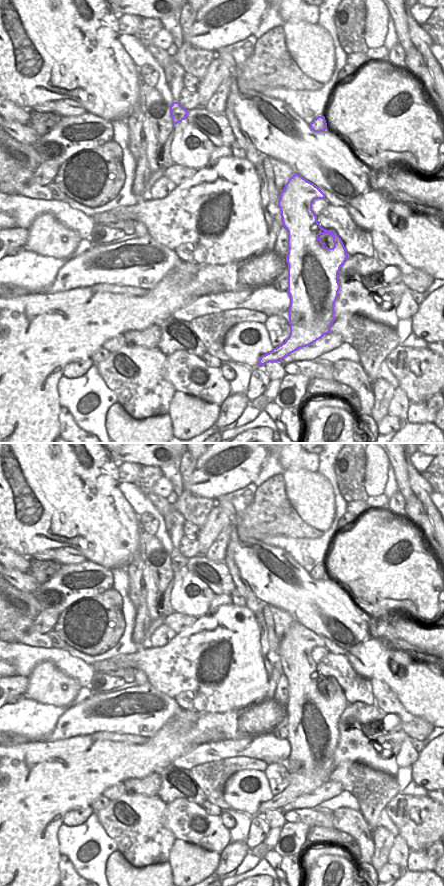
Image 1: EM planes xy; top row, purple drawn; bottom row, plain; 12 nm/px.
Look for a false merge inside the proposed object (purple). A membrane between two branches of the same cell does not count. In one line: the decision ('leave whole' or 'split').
leave whole

